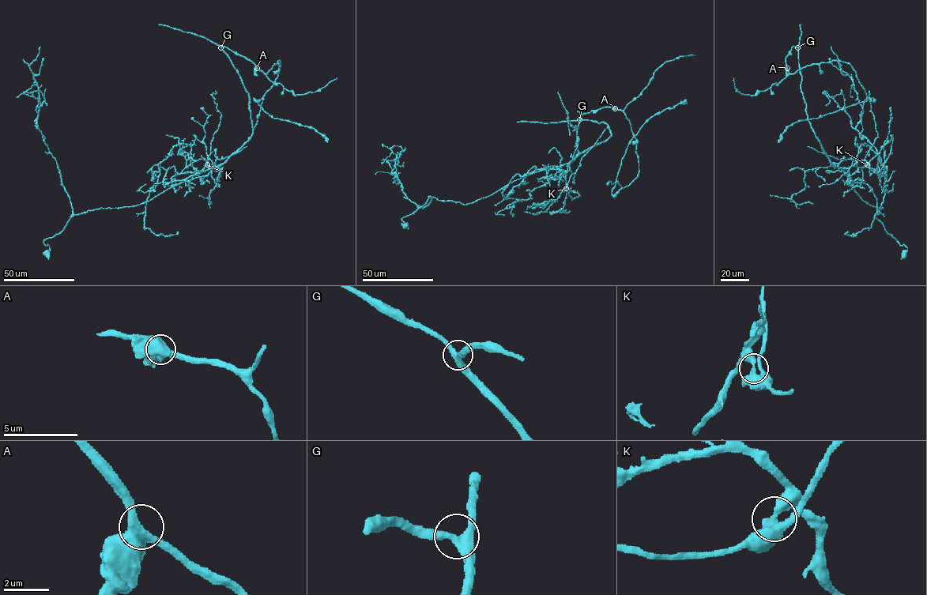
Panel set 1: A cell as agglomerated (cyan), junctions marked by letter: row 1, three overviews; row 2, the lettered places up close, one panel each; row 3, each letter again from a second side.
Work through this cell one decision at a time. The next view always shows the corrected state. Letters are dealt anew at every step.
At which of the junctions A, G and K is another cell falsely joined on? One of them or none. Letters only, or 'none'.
K

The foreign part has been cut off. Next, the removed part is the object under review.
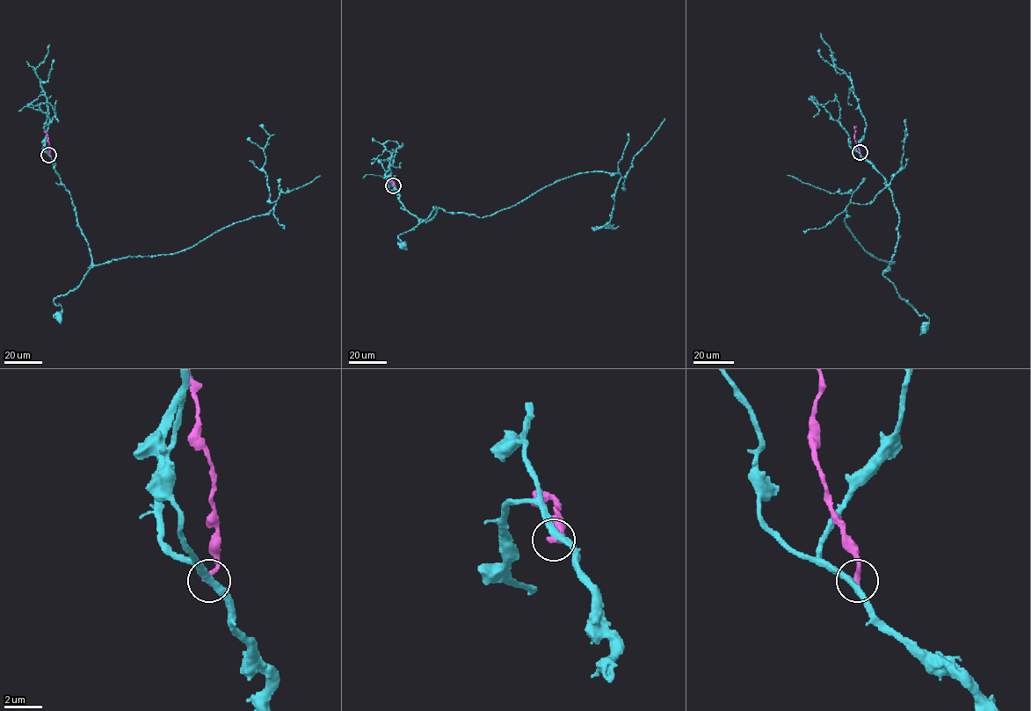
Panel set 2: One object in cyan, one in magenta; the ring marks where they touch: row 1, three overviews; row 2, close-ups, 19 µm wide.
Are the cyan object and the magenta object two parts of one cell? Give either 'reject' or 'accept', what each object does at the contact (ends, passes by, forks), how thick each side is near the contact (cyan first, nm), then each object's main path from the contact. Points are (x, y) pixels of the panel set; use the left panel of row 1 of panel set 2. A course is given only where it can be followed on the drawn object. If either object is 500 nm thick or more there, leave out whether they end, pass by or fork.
reject; cyan passes by; magenta ends there; 320 nm thick on the cyan side, 300 nm on the other; cyan runs (49, 155), (70, 194), (91, 264), (76, 288), (54, 299), (62, 308), (57, 316); magenta runs (49, 155), (49, 142), (44, 131)

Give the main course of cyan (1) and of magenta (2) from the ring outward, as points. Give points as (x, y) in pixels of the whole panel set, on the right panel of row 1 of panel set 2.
1: (860, 152), (883, 177), (898, 214), (897, 240), (883, 276), (902, 299), (929, 319), (924, 327)
2: (860, 152), (855, 126)

